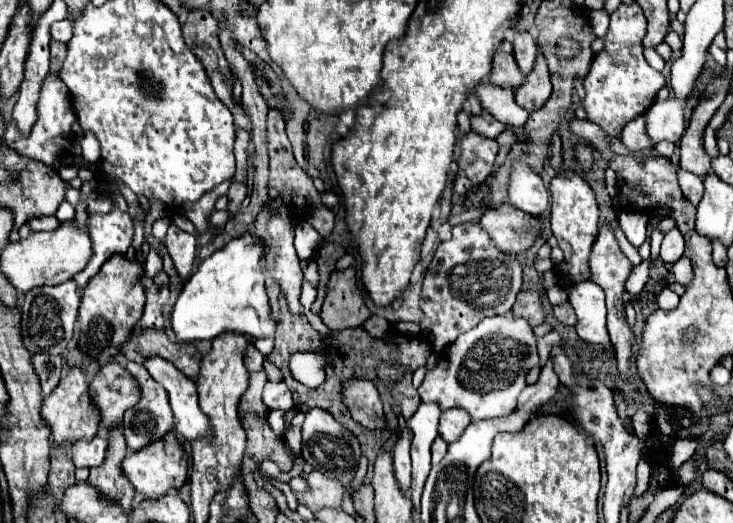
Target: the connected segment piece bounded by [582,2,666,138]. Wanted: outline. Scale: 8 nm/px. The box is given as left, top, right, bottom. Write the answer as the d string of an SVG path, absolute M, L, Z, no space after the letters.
M620 4L610 14L610 28L606 34L606 48L598 52L592 60L590 72L584 78L586 96L582 106L588 112L588 120L596 122L610 138L620 138L622 128L634 118L634 114L644 114L652 104L660 88L666 86L662 72L648 66L642 56L642 38L646 34L646 18L640 6Z

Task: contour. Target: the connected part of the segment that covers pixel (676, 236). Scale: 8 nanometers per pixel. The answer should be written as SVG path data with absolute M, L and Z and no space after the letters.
M672 228L668 234L664 234L660 258L664 264L674 264L682 254L684 254L684 238L678 228Z

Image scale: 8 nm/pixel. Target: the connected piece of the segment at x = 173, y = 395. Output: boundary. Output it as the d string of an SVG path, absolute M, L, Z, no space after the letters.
M150 358L144 368L168 392L176 430L182 432L186 440L210 438L210 420L198 406L196 384L164 358Z

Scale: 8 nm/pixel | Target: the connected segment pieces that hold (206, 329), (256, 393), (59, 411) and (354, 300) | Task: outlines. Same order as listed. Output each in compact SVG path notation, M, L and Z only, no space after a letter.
M252 234L232 238L222 250L204 258L190 274L170 314L170 326L178 342L212 340L224 330L244 330L254 338L274 338L276 324L270 320L270 304L260 270L262 244Z
M260 372L260 374L252 374L250 376L250 386L246 390L246 394L242 396L240 400L240 406L238 406L238 414L244 416L244 414L256 414L256 416L264 416L268 414L268 408L264 406L262 402L262 388L266 384L266 374Z
M74 368L72 372L64 374L60 384L54 388L54 392L42 402L42 420L52 430L52 442L56 446L68 446L66 442L78 442L78 440L90 440L98 432L100 418L98 410L92 406L88 396L88 382L82 370Z
M356 268L334 270L326 286L326 298L322 306L322 322L330 330L346 330L362 326L372 312L368 310L362 292L356 282Z

